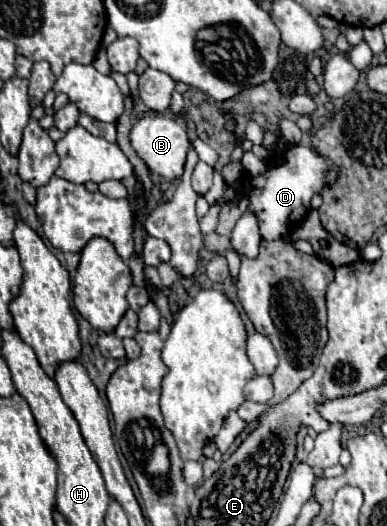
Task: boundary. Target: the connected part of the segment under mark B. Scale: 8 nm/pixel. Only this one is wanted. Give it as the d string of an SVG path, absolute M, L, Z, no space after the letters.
M155 115L155 117L141 117L133 123L133 129L129 133L131 137L131 147L135 153L147 163L149 171L175 181L183 175L183 165L185 165L185 155L189 149L189 139L185 133L185 127L177 123L175 119L169 119L165 115Z

